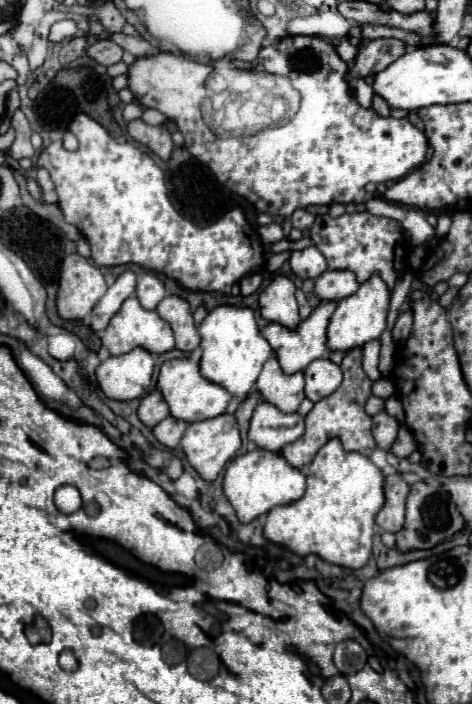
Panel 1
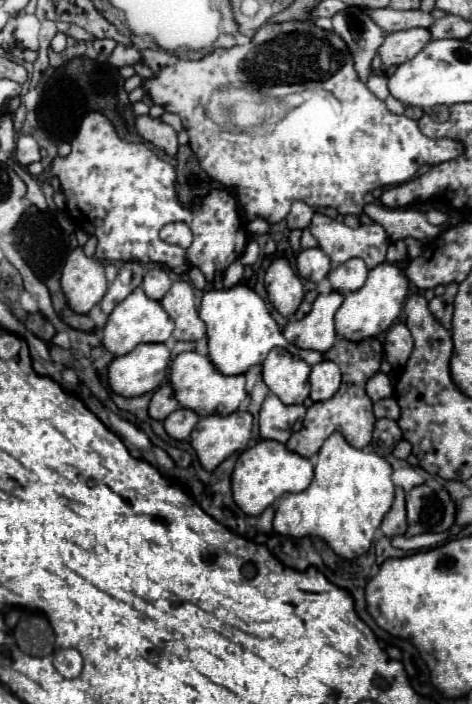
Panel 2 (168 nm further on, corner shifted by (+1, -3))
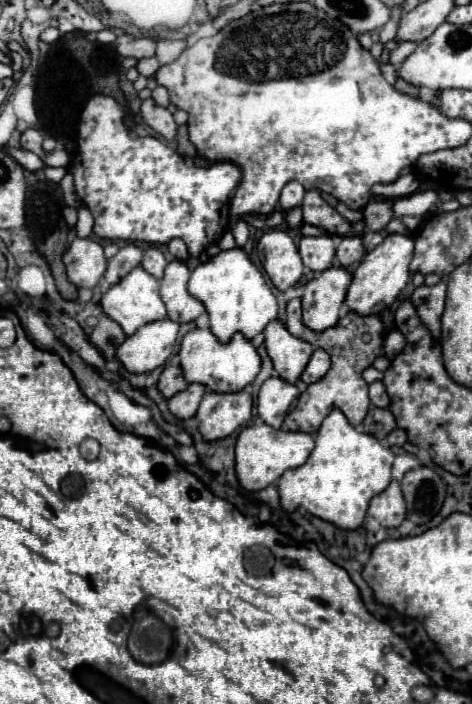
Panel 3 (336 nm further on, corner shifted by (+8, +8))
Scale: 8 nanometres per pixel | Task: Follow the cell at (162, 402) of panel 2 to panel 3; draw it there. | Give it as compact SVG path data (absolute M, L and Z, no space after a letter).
M168 365L168 367L162 371L160 379L158 379L158 391L160 391L166 399L170 399L172 395L184 391L186 387L188 387L188 383L184 381L184 375L182 375L180 367L176 367L176 365Z

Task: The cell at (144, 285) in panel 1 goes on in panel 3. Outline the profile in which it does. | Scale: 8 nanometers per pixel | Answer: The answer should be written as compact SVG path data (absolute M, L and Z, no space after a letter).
M150 247L148 251L144 251L144 259L142 259L142 267L146 273L150 273L156 279L162 279L164 275L164 267L166 267L166 257L162 255L160 249Z

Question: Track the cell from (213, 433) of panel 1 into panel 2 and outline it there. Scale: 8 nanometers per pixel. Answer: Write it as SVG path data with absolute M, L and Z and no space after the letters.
M235 410L227 416L203 416L191 432L191 446L203 468L217 468L233 452L245 450L251 438L253 416L247 410Z

